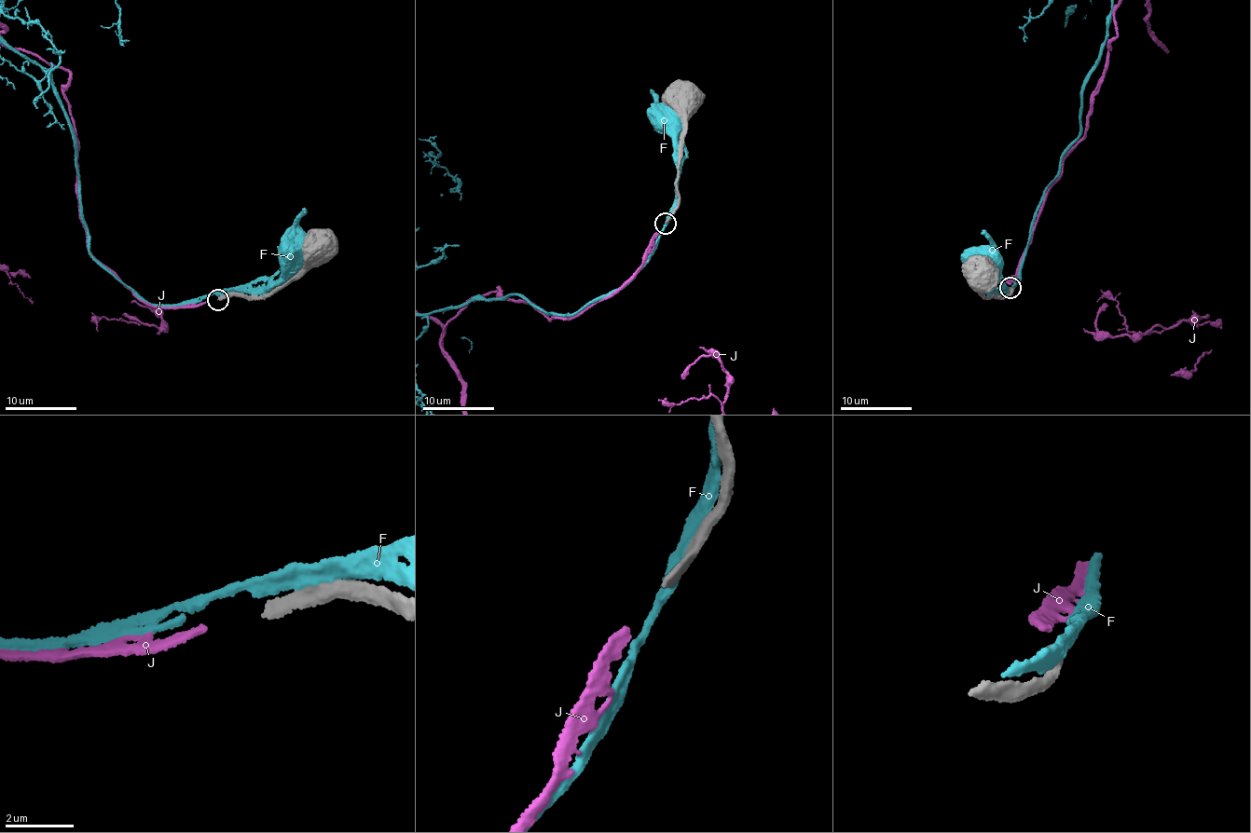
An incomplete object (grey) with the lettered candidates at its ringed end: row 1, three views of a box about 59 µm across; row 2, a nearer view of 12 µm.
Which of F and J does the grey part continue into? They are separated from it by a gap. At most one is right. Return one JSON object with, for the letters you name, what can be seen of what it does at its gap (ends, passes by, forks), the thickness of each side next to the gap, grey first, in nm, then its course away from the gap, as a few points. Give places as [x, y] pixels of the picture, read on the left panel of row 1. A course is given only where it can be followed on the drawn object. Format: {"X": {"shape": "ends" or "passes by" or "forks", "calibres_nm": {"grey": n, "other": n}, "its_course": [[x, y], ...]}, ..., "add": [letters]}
{"J": {"shape": "ends", "calibres_nm": {"grey": 280, "other": 260}}, "add": ["J"]}

